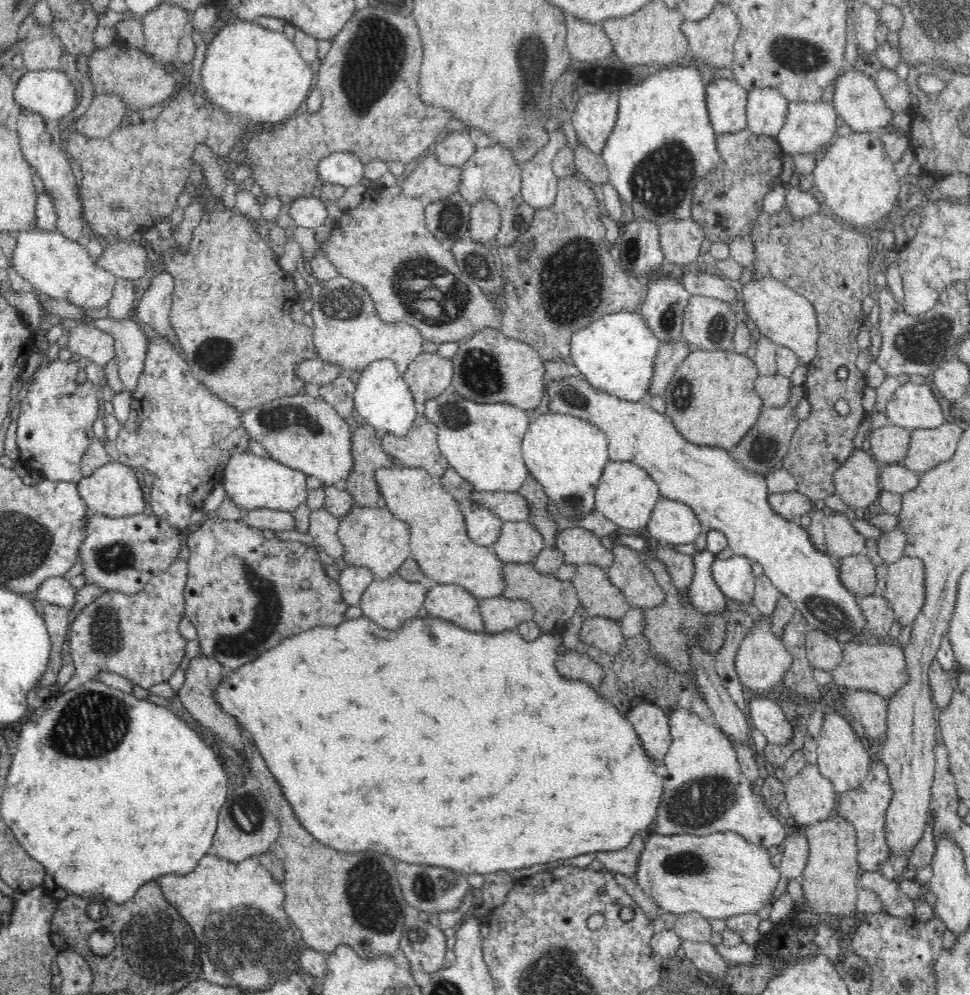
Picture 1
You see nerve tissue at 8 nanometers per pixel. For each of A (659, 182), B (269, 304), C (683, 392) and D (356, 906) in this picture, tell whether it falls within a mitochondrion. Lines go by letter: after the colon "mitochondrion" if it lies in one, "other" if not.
A: mitochondrion
B: other
C: mitochondrion
D: mitochondrion

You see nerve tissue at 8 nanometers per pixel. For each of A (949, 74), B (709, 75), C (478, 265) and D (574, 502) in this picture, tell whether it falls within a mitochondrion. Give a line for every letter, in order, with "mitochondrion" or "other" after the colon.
A: other
B: other
C: mitochondrion
D: mitochondrion

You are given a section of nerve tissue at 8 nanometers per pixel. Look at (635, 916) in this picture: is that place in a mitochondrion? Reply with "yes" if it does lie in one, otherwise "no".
no

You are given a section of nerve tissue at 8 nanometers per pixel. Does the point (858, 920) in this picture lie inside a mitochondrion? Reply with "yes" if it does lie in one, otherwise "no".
no

